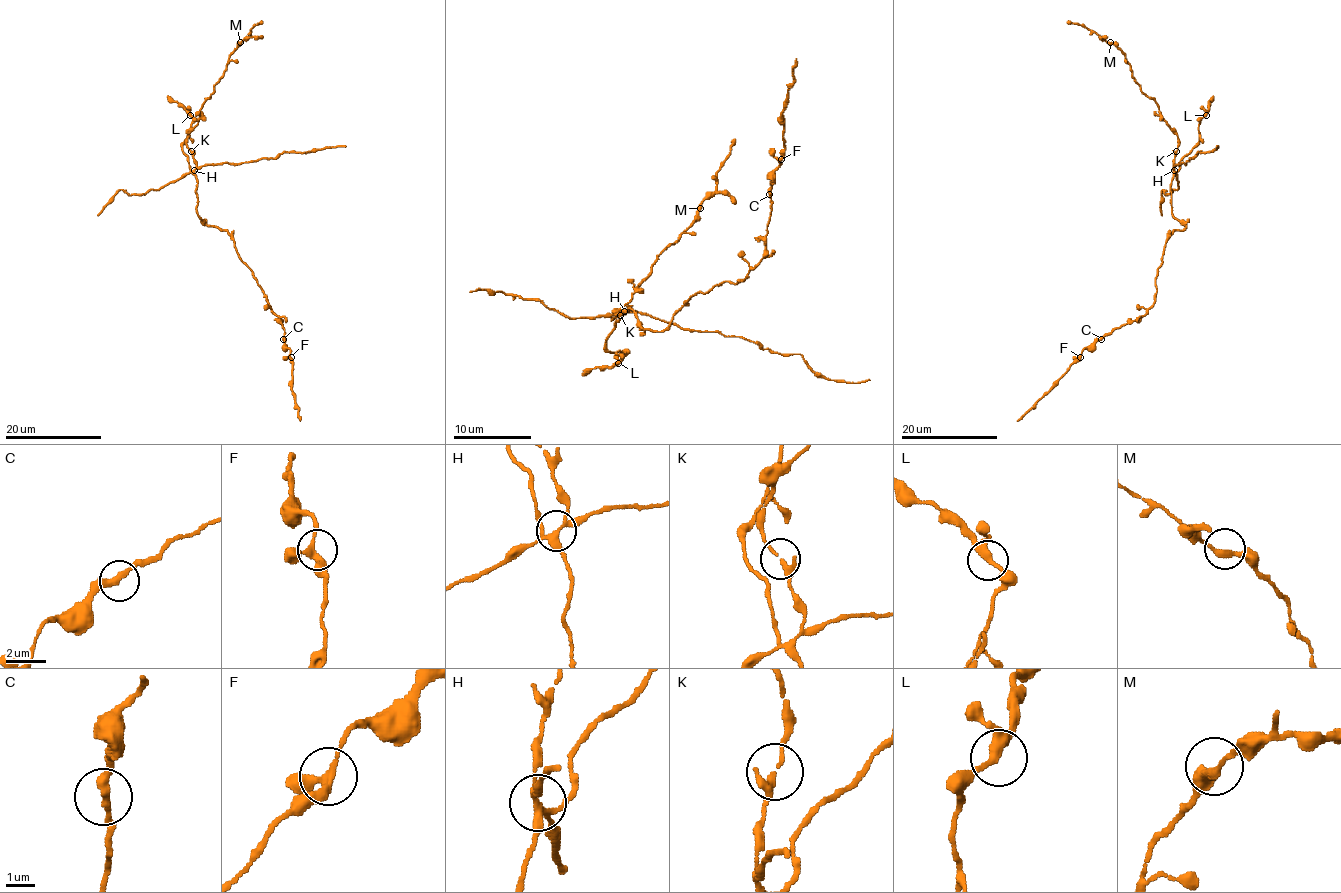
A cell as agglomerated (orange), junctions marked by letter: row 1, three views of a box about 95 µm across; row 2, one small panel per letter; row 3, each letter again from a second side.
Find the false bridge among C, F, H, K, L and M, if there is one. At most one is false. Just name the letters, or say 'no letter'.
H

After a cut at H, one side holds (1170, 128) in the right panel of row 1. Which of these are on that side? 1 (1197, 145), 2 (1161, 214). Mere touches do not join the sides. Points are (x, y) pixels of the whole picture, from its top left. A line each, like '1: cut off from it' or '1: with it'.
1: with it
2: cut off from it

